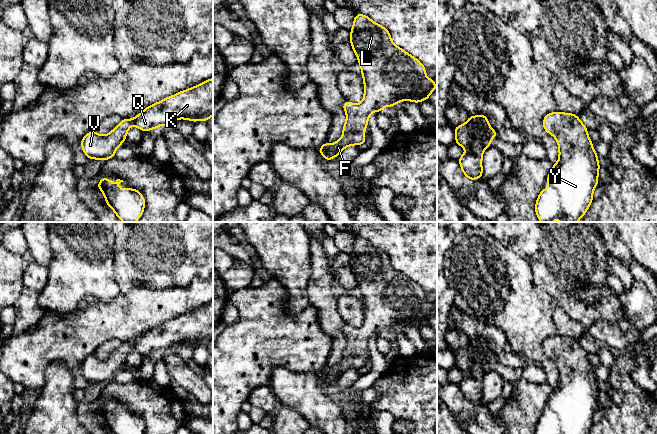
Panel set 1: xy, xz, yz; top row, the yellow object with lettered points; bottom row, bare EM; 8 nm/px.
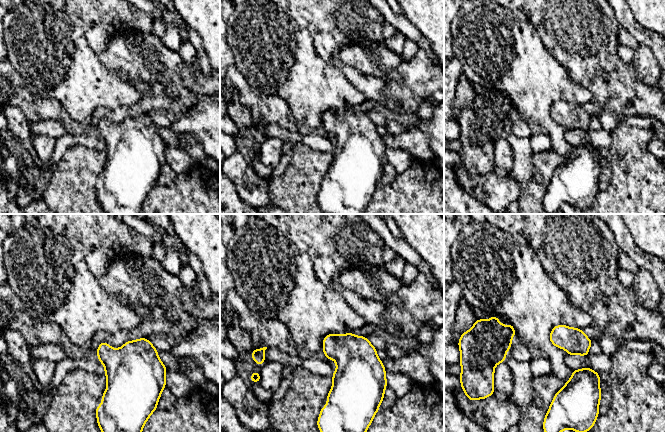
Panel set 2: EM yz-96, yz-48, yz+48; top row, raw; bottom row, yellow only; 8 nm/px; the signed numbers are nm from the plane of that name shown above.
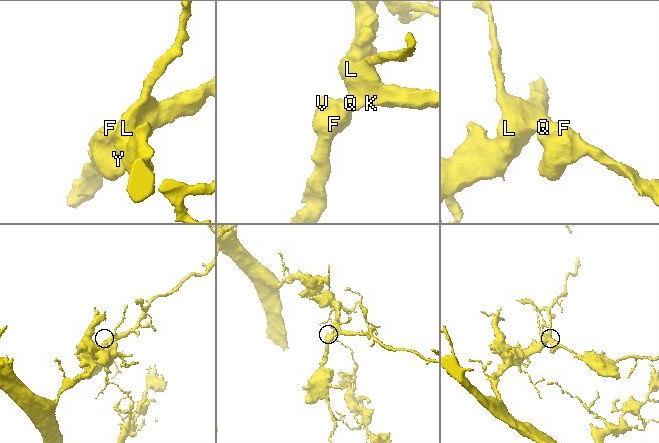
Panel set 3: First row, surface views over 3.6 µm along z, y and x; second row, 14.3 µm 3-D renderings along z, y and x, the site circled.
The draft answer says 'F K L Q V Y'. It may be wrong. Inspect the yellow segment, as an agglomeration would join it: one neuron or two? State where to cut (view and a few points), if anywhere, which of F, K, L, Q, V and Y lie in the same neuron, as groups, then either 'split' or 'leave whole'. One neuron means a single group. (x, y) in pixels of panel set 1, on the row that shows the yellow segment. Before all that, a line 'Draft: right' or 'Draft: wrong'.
Draft: right
cut none; groups F K L Q V Y; leave whole

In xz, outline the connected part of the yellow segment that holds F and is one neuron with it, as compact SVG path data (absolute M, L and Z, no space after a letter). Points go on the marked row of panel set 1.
M357 13L350 32L364 79L364 99L360 104L342 104L347 119L341 139L318 148L326 161L350 145L366 143L364 132L373 111L382 112L386 105L394 107L404 100L418 104L437 88L434 80L426 77L423 64L392 42L387 28Z

